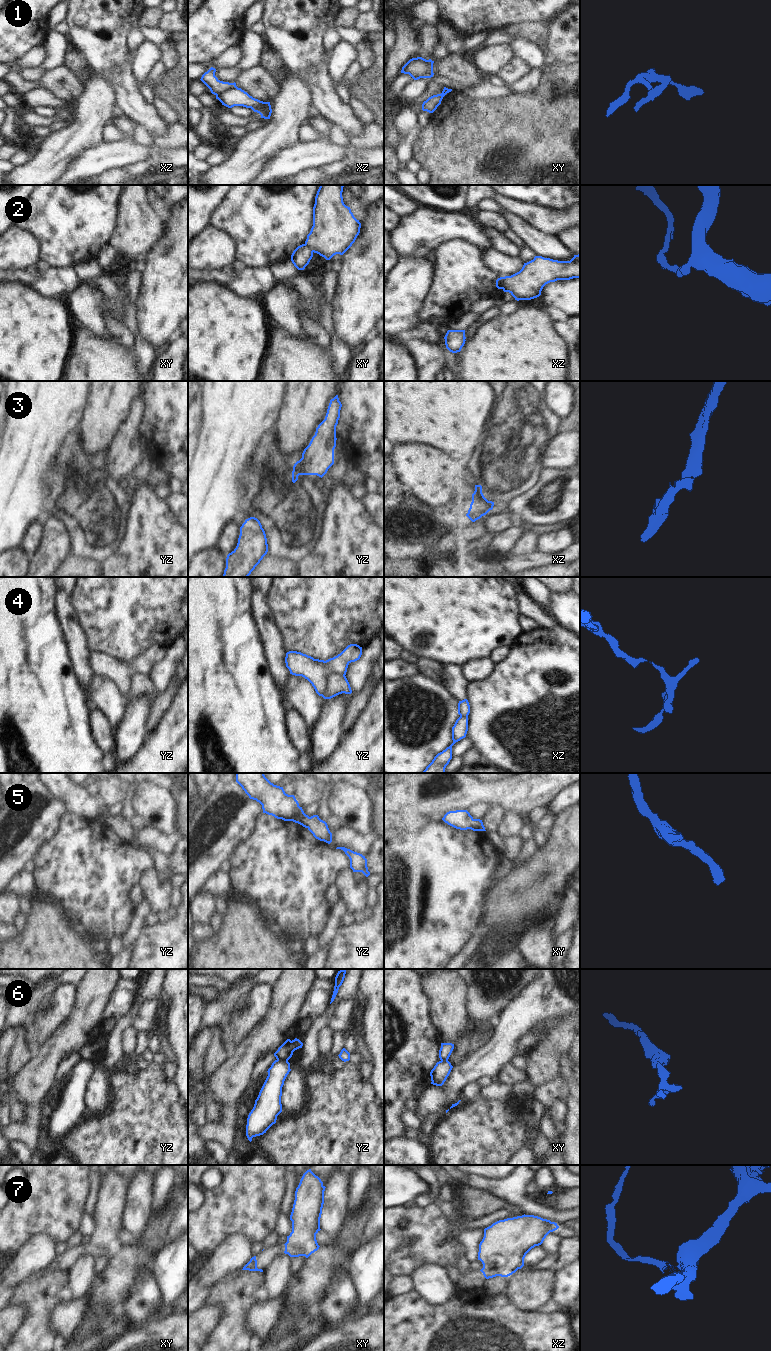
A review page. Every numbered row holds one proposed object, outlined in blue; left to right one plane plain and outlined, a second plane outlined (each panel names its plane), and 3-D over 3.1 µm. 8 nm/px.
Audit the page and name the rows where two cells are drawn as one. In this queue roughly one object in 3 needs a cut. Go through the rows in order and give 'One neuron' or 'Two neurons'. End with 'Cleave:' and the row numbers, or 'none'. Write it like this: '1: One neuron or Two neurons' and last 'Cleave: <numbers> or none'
1: Two neurons
2: Two neurons
3: One neuron
4: Two neurons
5: One neuron
6: Two neurons
7: One neuron
Cleave: 1, 2, 4, 6

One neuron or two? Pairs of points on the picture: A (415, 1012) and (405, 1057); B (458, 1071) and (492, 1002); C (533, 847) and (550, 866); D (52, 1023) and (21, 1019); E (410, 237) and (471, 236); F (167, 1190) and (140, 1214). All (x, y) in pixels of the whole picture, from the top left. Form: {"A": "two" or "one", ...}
{"A": "one", "B": "two", "C": "two", "D": "two", "E": "one", "F": "two"}

